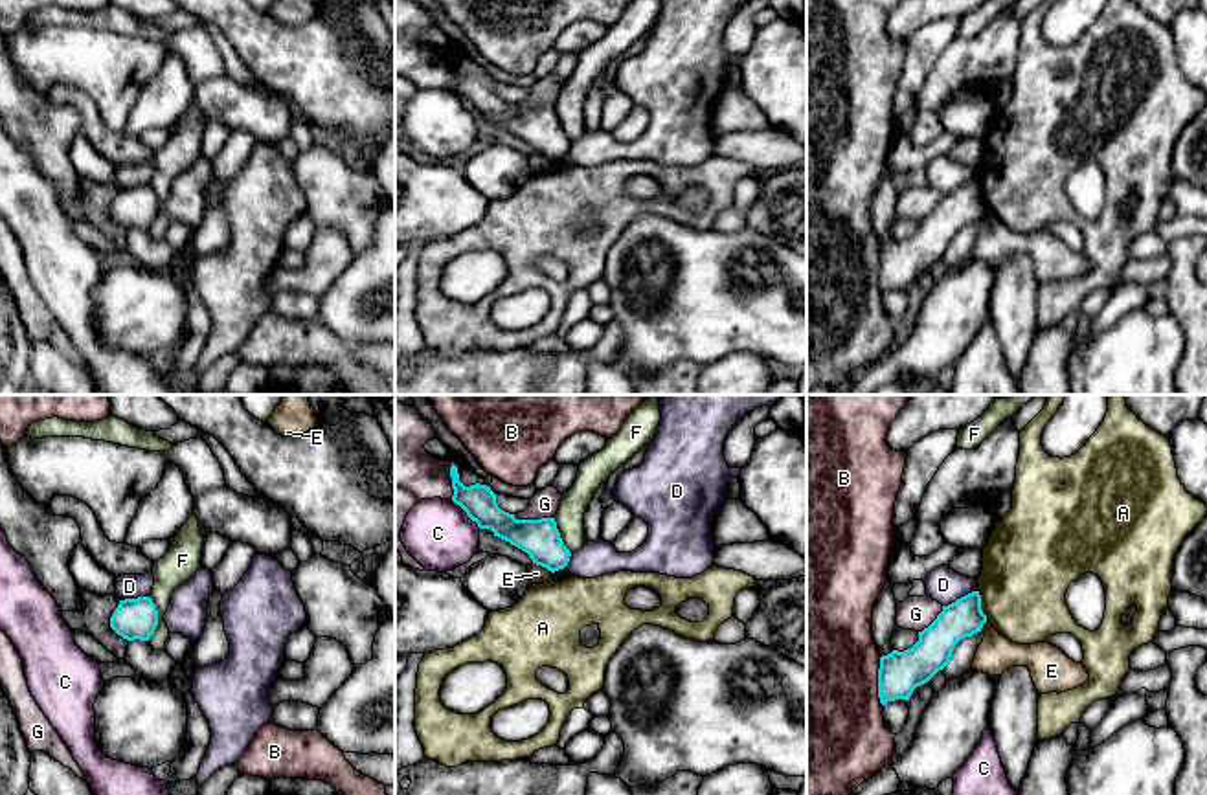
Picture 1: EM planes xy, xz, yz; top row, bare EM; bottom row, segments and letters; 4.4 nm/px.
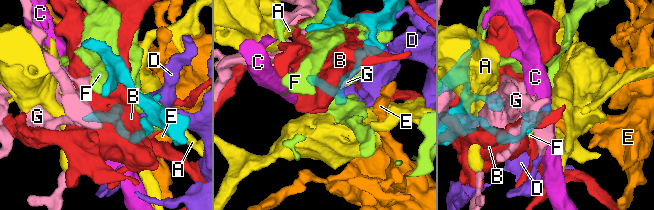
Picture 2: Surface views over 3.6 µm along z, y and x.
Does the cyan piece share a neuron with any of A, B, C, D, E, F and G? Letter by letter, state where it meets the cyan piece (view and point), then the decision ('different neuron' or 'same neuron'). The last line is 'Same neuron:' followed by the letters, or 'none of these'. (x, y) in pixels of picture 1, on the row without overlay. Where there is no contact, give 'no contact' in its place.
A: contact yz (980, 193); different neuron
B: contact yz (879, 270); different neuron
C: contact xz (467, 103); different neuron
D: contact yz (961, 186); different neuron
E: contact xz (542, 155); different neuron
F: contact xy (157, 206); different neuron
G: contact xz (533, 109); different neuron
Same neuron: none of these

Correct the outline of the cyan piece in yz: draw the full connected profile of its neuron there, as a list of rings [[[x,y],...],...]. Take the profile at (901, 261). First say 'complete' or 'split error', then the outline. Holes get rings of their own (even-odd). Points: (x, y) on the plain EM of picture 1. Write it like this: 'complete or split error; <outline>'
complete; [[[979,180],[942,195],[937,207],[919,220],[919,230],[904,239],[880,246],[878,286],[880,292],[909,288],[913,279],[928,272],[952,246],[955,233],[981,220],[987,204],[981,198]]]

